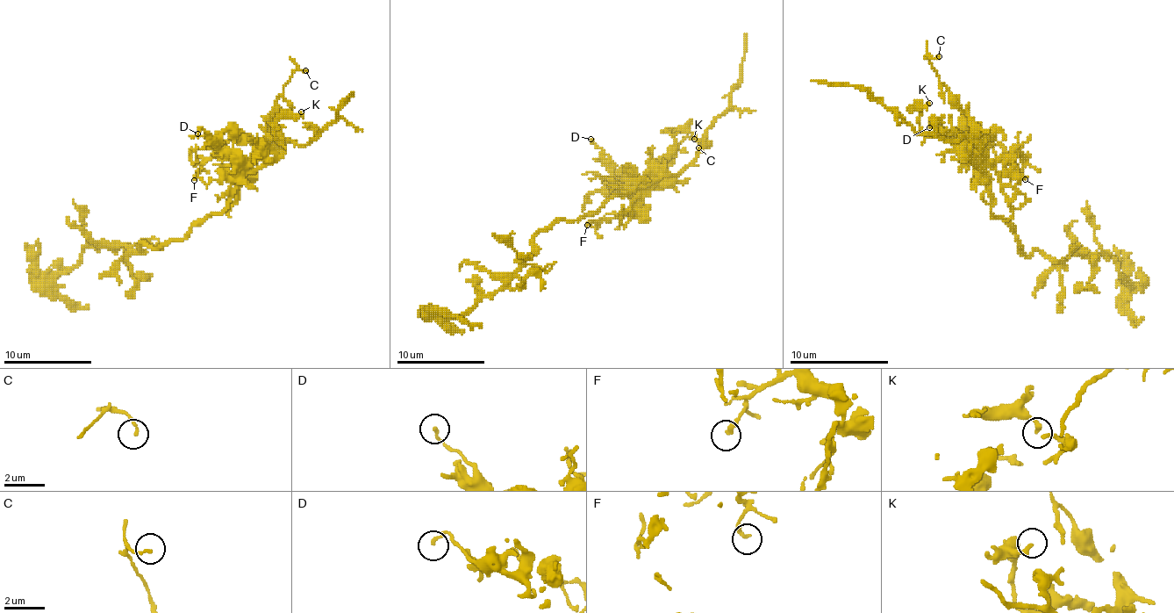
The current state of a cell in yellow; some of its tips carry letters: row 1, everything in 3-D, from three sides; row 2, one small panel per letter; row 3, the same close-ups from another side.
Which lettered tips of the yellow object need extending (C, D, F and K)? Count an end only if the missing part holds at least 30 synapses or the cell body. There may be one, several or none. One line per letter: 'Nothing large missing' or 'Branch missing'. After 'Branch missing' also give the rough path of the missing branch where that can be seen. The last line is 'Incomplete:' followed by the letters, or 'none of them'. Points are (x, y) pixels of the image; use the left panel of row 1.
C: Nothing large missing
D: Nothing large missing
F: Nothing large missing
K: Nothing large missing
Incomplete: none of them

